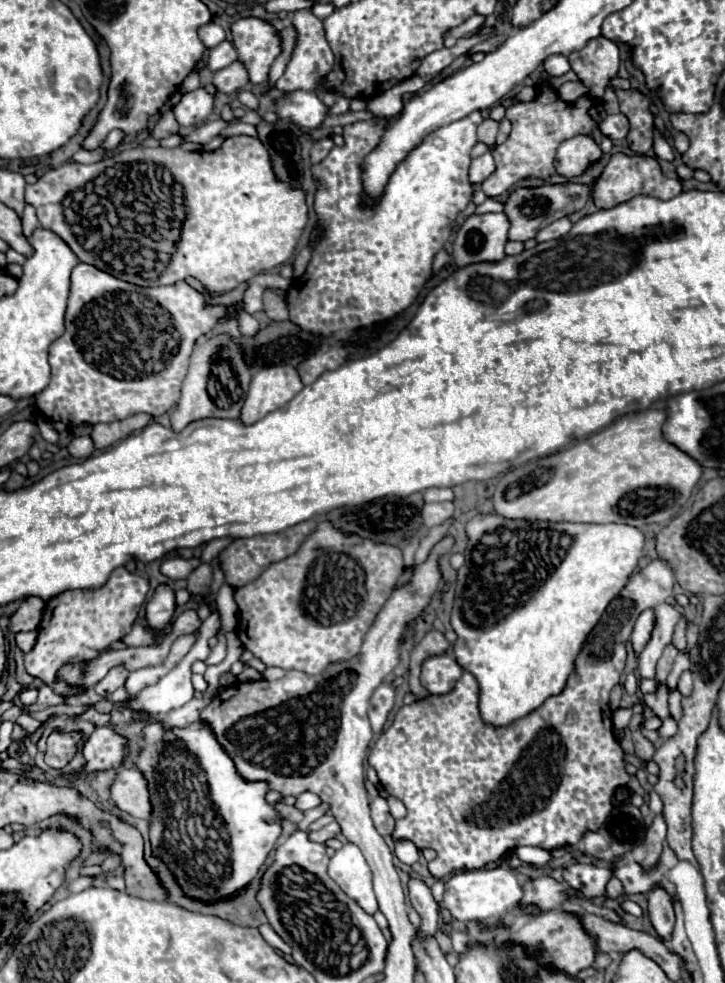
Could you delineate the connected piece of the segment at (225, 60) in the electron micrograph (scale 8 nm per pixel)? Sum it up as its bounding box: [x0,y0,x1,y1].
[208,40,238,72]

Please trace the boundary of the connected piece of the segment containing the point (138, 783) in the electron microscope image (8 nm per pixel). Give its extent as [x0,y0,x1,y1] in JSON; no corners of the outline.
[110,768,150,818]

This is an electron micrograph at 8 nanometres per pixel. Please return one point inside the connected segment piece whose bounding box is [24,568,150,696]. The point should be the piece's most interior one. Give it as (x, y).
(79, 624)

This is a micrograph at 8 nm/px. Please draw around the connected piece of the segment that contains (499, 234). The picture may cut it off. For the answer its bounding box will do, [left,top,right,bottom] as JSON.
[452,212,508,268]

